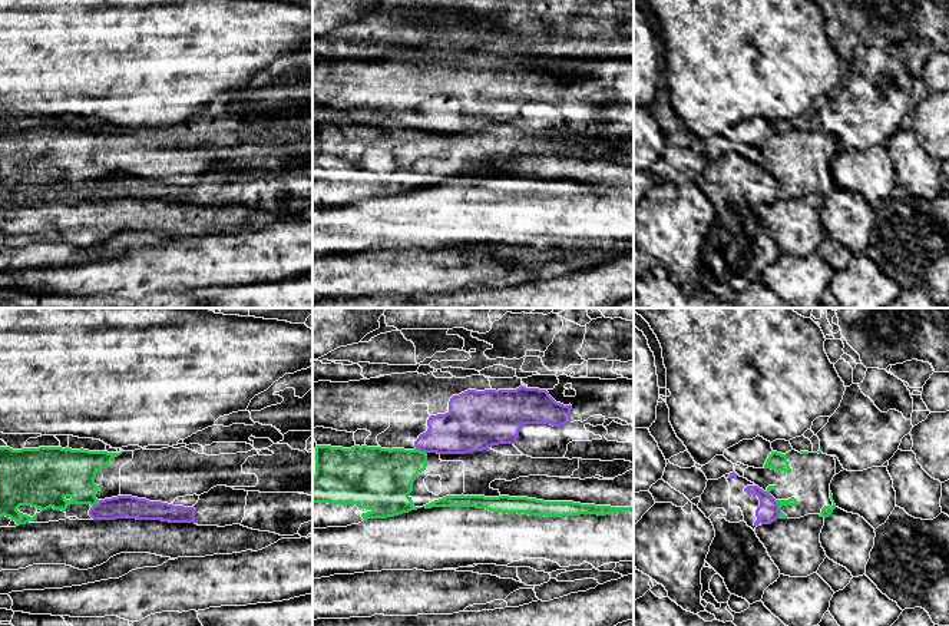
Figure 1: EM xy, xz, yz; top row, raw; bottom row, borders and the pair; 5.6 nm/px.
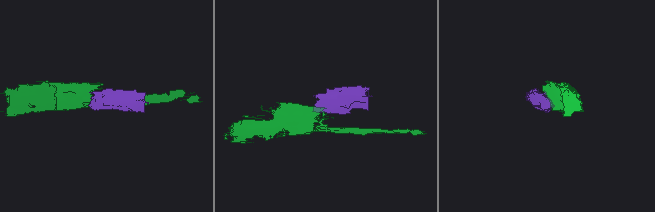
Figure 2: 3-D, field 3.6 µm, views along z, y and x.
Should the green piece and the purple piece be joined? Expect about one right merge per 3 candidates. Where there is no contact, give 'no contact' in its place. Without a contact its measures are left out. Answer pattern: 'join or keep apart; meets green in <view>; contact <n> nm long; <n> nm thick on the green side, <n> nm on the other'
keep apart; meets green in yz; contact 100 nm long; 50 nm thick on the green side, 120 nm on the other

